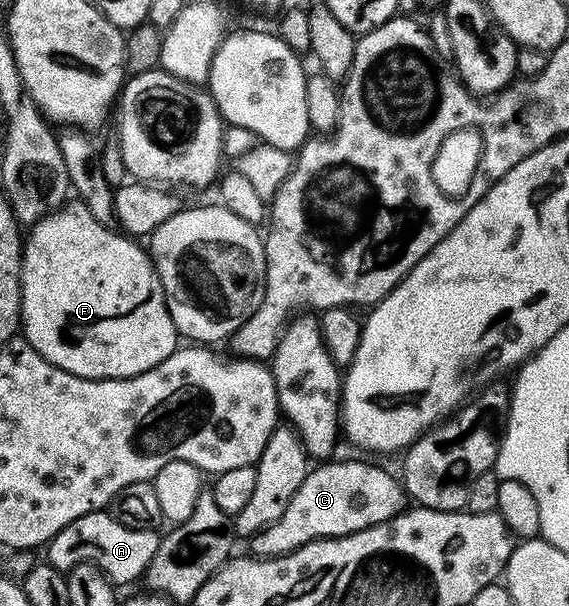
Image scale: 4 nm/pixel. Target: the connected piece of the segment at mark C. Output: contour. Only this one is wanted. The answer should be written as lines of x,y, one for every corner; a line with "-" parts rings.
341,459
338,463
334,461
321,461
316,464
308,473
307,477
303,481
303,485
299,485
299,490
295,493
295,497
291,497
291,505
287,505
287,510
284,511
283,517
279,517
279,521
275,521
275,525
271,525
267,529
263,529
259,533
255,533
253,538
248,540
247,547
250,547
254,556
262,559
272,559
275,555
285,555
288,551
294,551
299,549
303,545
307,545
311,541
316,539
338,539
344,535
350,535
356,531
362,531
368,527
374,527
380,523
386,523
388,519
393,519
397,515
400,515
402,511
407,507
407,496
405,494
404,486
396,474
393,475
389,471
384,471
381,467
376,467
373,463
360,463
357,459

